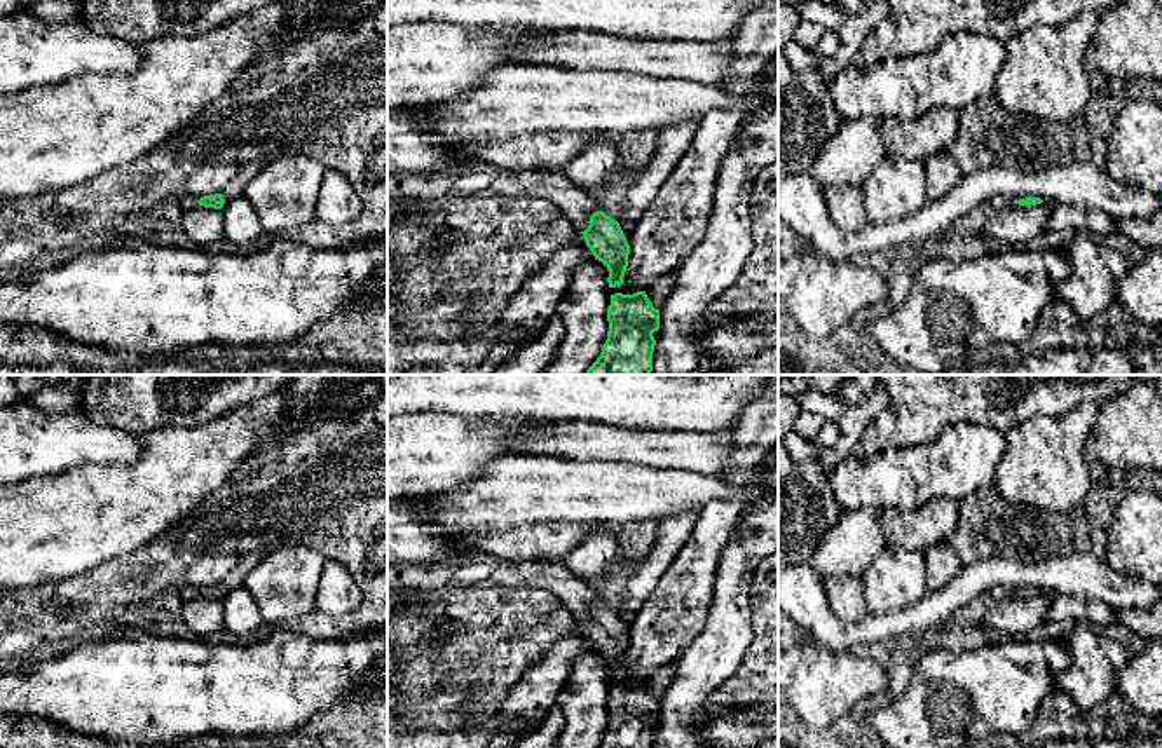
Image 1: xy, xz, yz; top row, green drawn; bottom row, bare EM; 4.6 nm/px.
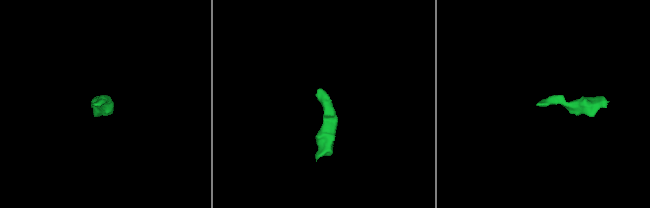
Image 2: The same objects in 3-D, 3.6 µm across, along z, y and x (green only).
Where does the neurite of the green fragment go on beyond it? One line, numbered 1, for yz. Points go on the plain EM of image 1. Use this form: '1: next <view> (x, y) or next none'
1: next none

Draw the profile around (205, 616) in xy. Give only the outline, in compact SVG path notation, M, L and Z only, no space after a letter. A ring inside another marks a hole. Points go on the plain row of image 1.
M197 595L194 600L183 602L183 621L195 638L213 640L225 633L223 603L222 600Z

